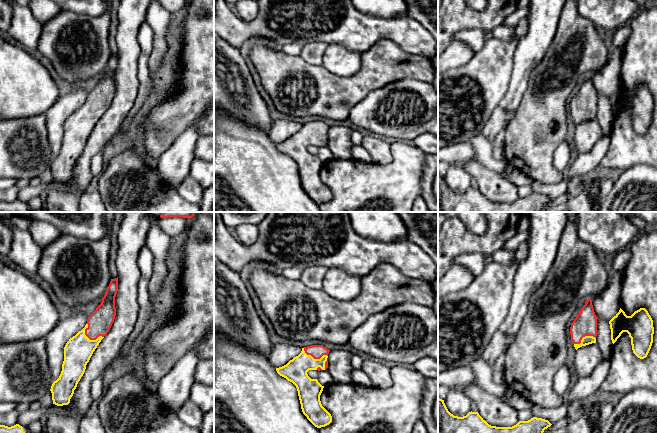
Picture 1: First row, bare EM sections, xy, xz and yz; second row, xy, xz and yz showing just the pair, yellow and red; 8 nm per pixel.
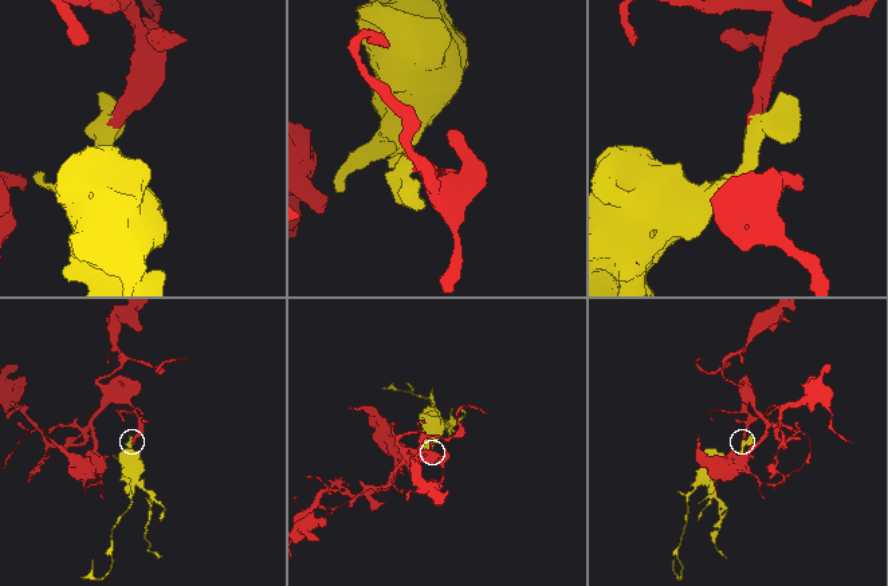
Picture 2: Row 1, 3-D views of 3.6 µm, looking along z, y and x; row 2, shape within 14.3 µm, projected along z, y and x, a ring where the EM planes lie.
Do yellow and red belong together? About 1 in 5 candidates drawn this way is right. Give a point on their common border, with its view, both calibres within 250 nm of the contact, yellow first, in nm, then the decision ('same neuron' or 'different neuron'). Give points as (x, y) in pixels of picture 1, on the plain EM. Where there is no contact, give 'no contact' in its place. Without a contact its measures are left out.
meets yellow in xy at (88, 114); 220 nm thick on the yellow side, 190 nm on the other; same neuron

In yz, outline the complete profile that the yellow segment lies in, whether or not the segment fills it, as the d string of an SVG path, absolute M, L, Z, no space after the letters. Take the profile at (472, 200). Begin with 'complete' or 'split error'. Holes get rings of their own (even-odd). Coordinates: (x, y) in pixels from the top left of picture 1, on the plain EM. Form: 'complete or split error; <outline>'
complete; M438 172L438 212L542 212L551 201L548 196L533 193L512 203L491 202L478 188L454 192Z

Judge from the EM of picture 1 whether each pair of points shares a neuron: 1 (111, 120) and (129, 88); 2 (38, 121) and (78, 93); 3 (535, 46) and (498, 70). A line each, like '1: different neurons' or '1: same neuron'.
1: same neuron
2: different neurons
3: different neurons

